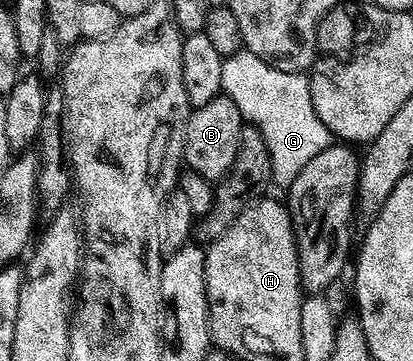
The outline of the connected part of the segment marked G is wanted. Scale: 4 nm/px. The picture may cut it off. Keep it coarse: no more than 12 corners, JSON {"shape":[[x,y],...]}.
{"shape":[[241,50],[222,95],[265,138],[289,186],[333,143],[311,81]]}

